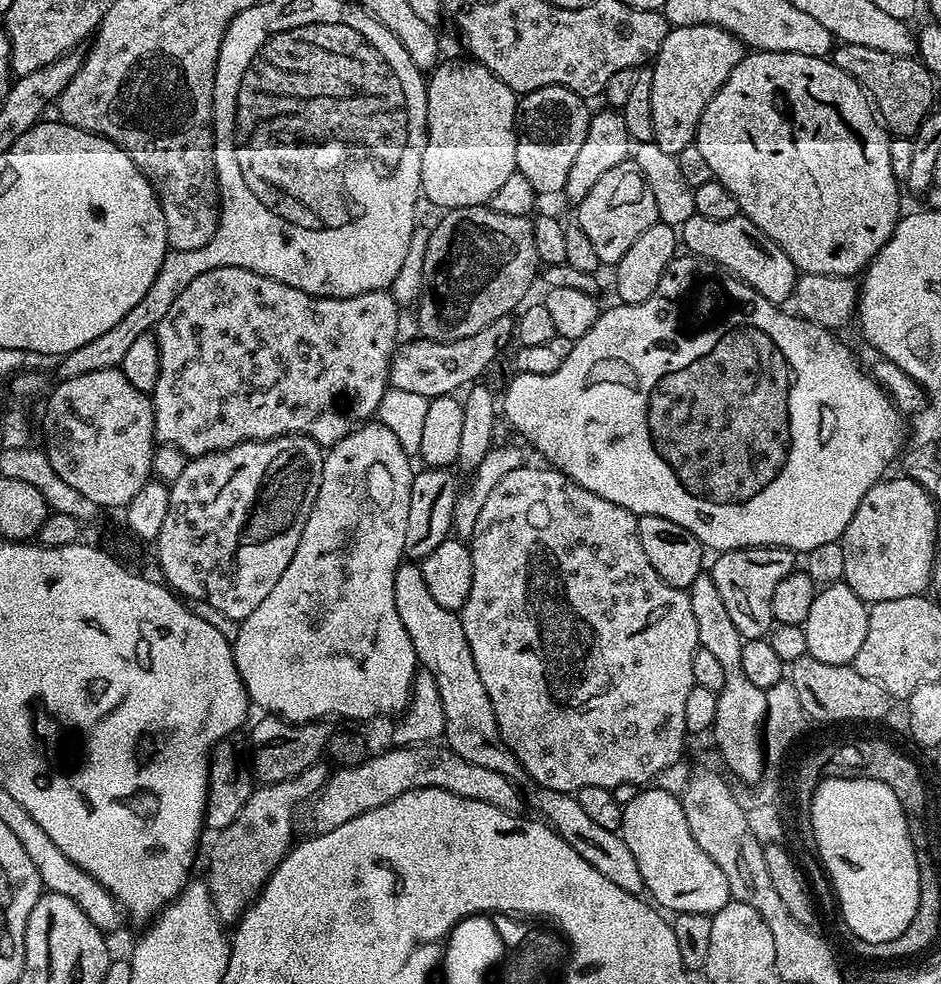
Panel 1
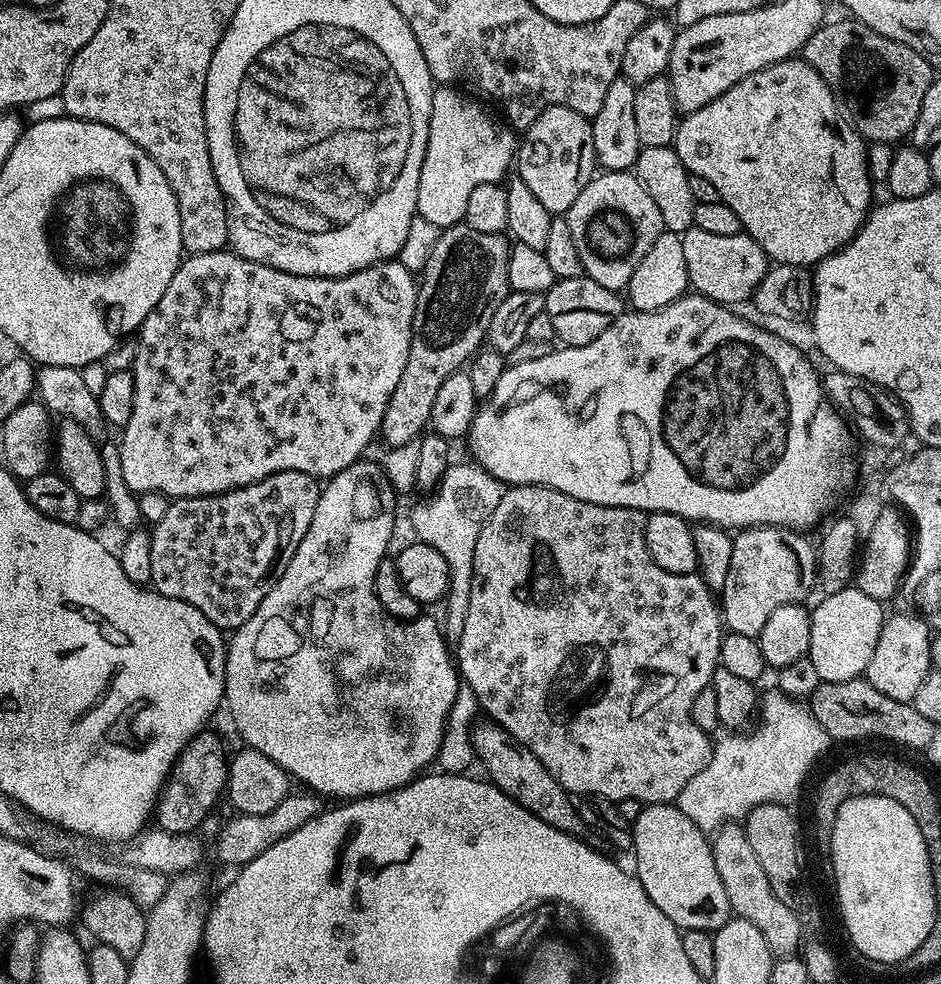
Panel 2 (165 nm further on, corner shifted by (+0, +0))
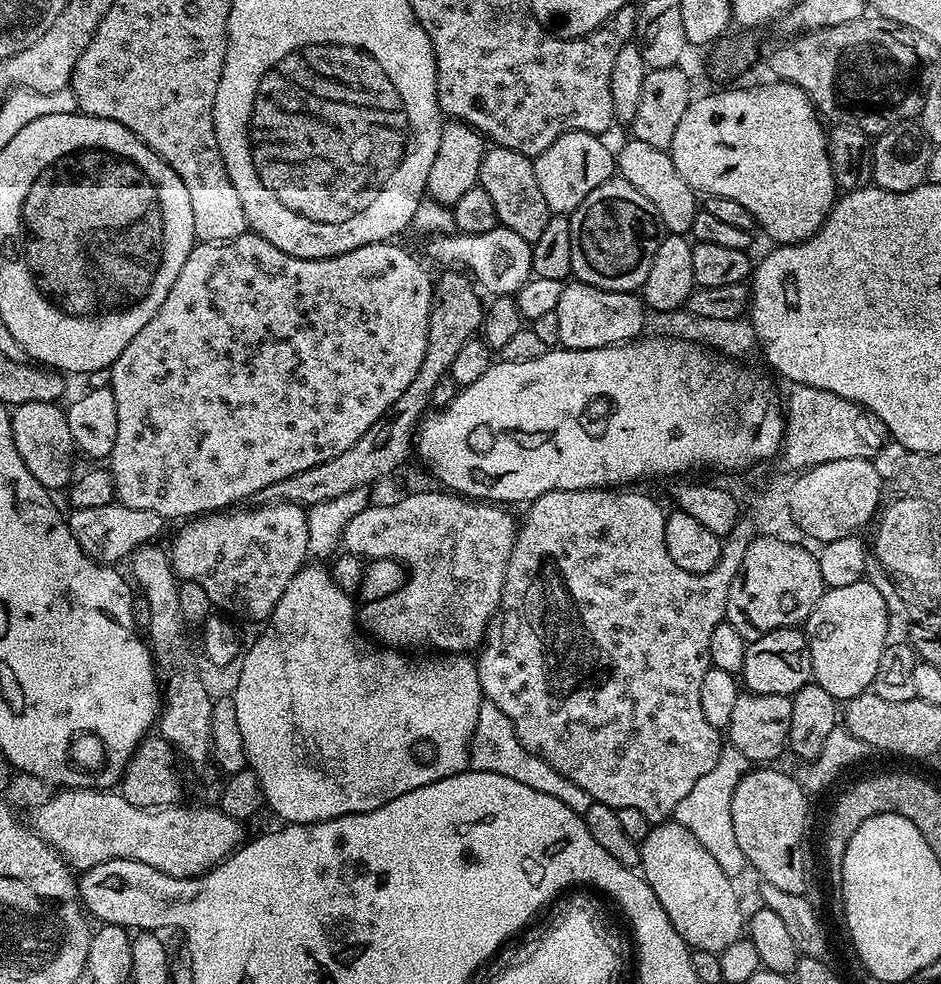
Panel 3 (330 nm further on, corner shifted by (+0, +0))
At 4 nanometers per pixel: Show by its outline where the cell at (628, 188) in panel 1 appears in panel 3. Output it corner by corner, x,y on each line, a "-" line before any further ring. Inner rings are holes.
619,178
608,180
602,186
590,190
586,198
582,198
582,206
570,213
570,262
572,276
579,283
598,286
602,290
635,293
643,289
646,274
650,274
650,266
654,262
654,254
662,239
662,229
656,218
652,203
643,194
638,194
630,182

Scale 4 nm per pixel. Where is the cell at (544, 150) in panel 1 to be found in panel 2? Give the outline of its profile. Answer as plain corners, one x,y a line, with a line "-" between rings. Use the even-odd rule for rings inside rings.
550,106
534,118
515,149
514,172
526,182
526,187
538,197
538,202
553,214
566,214
578,199
578,194
597,175
594,154
594,134
589,117
566,106

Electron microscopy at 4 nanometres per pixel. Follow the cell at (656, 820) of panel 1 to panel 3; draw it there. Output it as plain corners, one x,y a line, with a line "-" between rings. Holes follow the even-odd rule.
675,822
651,825
638,845
642,879
654,890
654,898
662,902
666,918
670,918
674,930
678,930
689,949
719,954
741,939
746,928
746,912
740,909
733,877
722,874
722,866
714,862
706,846
686,826

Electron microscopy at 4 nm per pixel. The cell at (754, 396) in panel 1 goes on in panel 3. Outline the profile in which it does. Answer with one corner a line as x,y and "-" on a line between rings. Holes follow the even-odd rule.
645,335
643,338
628,340
624,344
611,344
605,348
591,348
590,350
574,350
557,346
546,354
542,354
542,358
533,358
531,362
506,362
500,360
493,363
492,367
486,370
486,374
482,374
482,378
478,378
478,382
463,385
457,391
456,397
444,408
439,409
435,414
425,415
420,421
419,429
416,433
414,441
414,452
424,464
428,464
428,468
441,480
443,487
453,494
459,494
464,498
475,498
480,502
508,502
504,500
524,500
523,502
531,502
537,500
542,494
553,492
555,488
558,490
586,490
587,488
610,488
613,490
623,489
625,486
632,486
635,480
648,480
651,476
676,476
679,472
684,472
687,468
708,468
713,464
716,468
725,468
728,472
740,472
743,468
752,468
755,464
760,464
763,460
768,460
771,456
775,457
780,451
780,445
784,443
784,414
785,409
782,407
782,400
776,397
776,392
772,389
772,384
760,372
751,372
748,368
743,368
743,363
737,362
735,359
725,358
723,355
717,354
715,351
709,350
707,347
701,346
699,343
692,343
686,340
672,339
668,336

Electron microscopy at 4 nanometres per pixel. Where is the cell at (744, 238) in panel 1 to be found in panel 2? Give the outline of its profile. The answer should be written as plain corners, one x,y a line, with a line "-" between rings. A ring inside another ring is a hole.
693,226
685,230
680,241
691,291
725,306
740,306
736,304
751,301
758,282
762,282
770,267
762,246
743,230
738,234
710,234

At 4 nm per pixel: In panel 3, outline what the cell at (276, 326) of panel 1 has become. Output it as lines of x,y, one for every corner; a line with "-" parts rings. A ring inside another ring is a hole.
251,230
236,240
227,240
221,244
197,243
190,250
190,258
186,258
186,266
182,266
174,286
170,286
170,294
166,294
166,302
162,302
162,306
158,306
158,314
154,314
154,318
150,318
150,322
146,322
146,326
142,326
142,330
138,330
138,334
134,334
134,338
130,338
126,350
122,350
122,354
118,354
118,358
112,363
110,369
110,375
112,375
110,387
114,394
114,403
118,405
118,438
114,438
114,450
110,457
110,471
116,491
116,500
134,510
154,510
154,514
165,518
171,518
171,516
195,518
231,509
233,506
239,505
236,503
246,499
247,496
259,497
260,492
266,490
266,486
270,486
274,482
282,482
294,474
302,474
302,470
310,470
310,466
330,462
330,458
338,458
338,454
350,450
350,446
354,446
354,442
358,442
358,438
362,438
362,434
366,434
366,430
370,430
370,426
374,426
374,422
378,422
378,418
382,418
382,414
386,414
386,410
390,410
390,406
394,406
394,402
398,402
398,398
402,398
406,386
410,386
410,382
414,382
414,374
418,374
418,366
422,366
422,358
426,358
426,338
430,326
433,287
433,277
428,277
427,270
406,249
399,248
396,242
358,246
358,250
350,250
346,254
338,254
330,258
314,258
313,260
294,258
290,254
278,250
278,246
270,246
270,242
266,242
266,238
257,236

